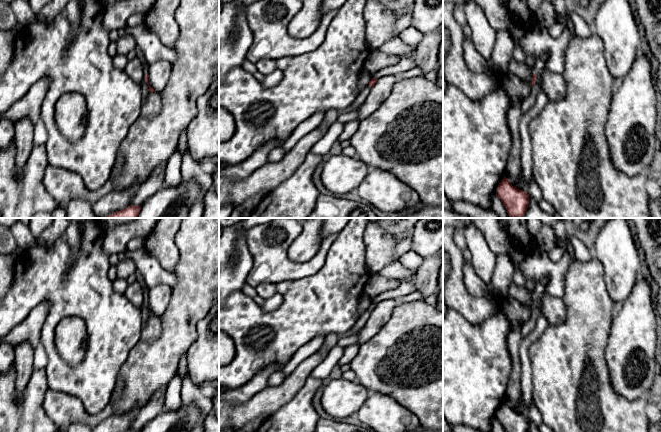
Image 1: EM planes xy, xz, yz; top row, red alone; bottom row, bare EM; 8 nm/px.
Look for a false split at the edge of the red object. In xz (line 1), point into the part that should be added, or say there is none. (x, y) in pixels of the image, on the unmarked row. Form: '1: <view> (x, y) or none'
1: none

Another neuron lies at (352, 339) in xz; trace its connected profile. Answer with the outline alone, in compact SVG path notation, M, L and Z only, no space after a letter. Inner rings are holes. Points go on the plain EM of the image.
M358 333L346 337L341 337L338 340L337 346L345 348L346 346L357 344L357 342L358 342Z

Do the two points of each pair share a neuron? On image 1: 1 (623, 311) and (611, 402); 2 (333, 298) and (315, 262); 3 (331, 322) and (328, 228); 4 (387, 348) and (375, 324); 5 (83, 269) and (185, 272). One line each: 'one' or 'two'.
1: two
2: two
3: two
4: two
5: two

